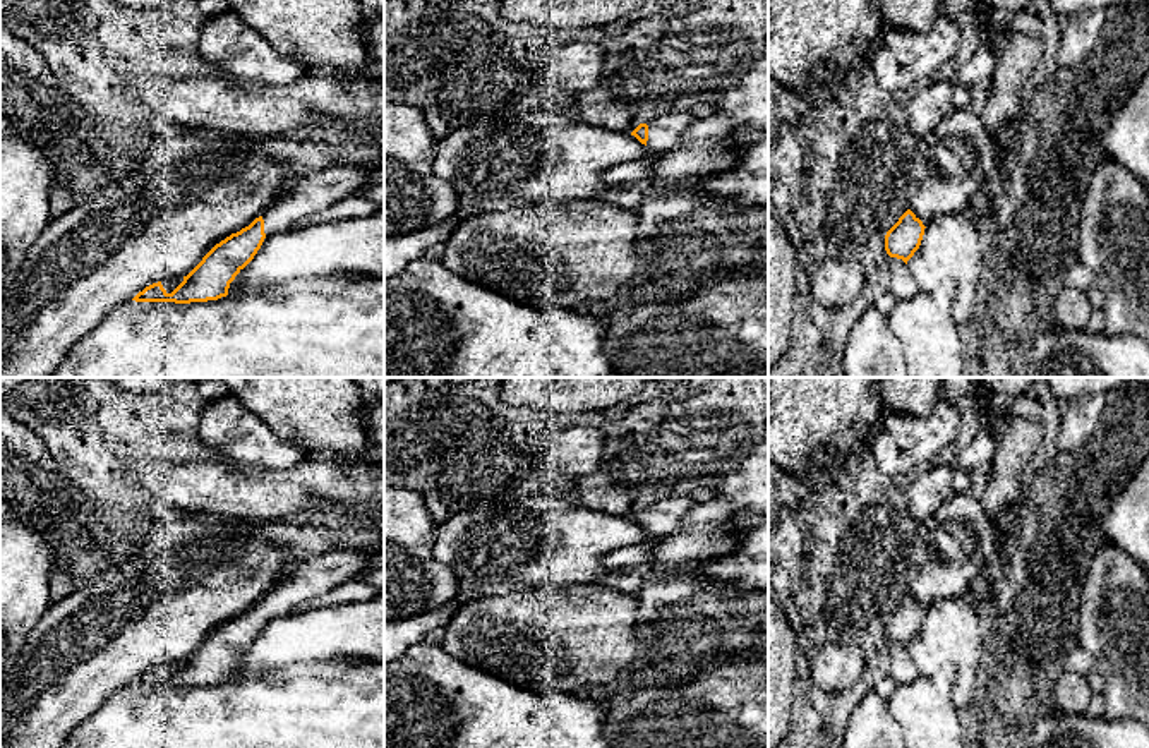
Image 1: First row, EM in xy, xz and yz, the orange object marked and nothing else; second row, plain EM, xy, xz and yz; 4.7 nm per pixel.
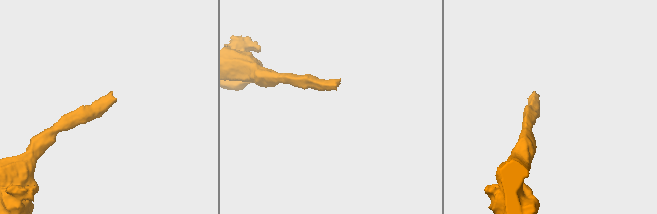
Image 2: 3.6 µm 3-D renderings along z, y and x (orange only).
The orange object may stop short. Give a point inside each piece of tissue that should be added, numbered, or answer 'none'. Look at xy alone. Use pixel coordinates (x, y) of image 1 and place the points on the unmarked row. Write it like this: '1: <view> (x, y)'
1: xy (316, 573)

